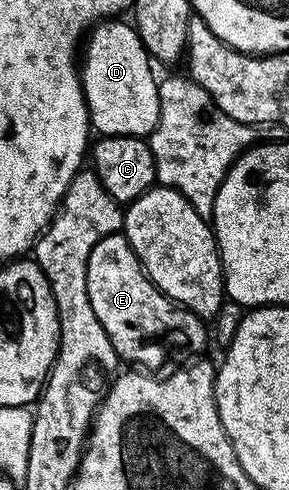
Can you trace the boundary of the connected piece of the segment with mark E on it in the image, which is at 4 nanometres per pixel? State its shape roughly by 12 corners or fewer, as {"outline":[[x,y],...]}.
{"outline":[[124,232],[95,243],[87,295],[122,362],[157,371],[206,322],[158,289]]}

